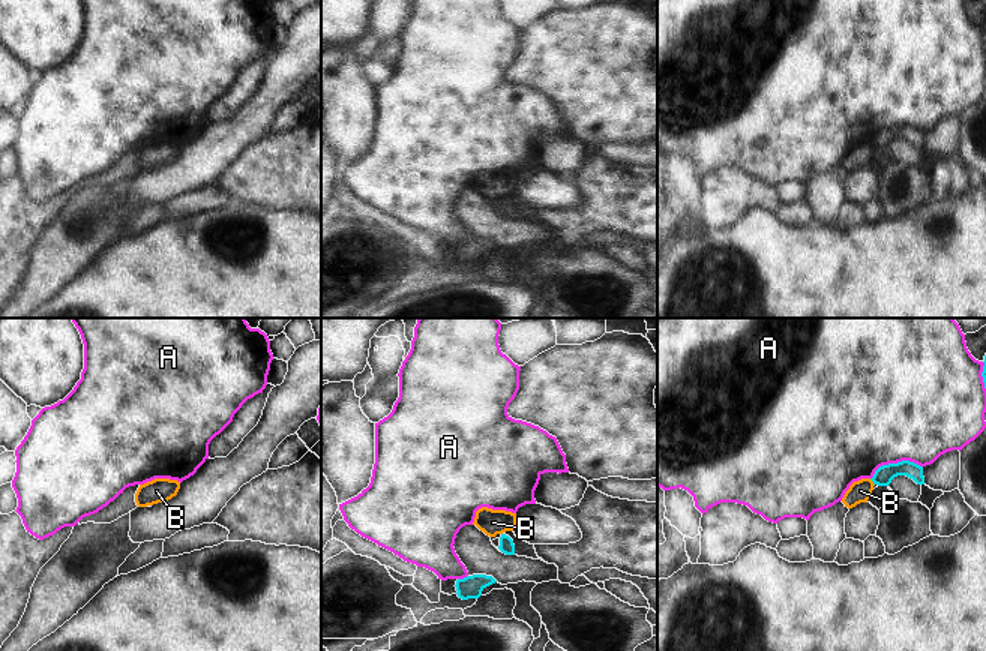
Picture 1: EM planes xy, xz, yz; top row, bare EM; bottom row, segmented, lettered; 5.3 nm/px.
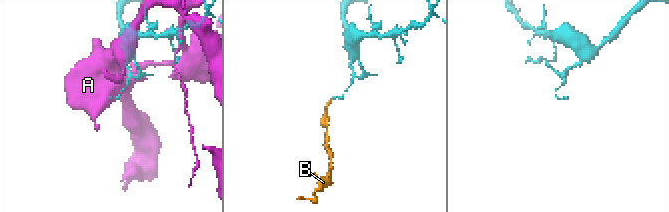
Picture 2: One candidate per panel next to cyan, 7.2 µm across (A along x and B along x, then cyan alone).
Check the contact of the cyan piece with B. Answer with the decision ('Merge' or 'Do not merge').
Do not merge.

